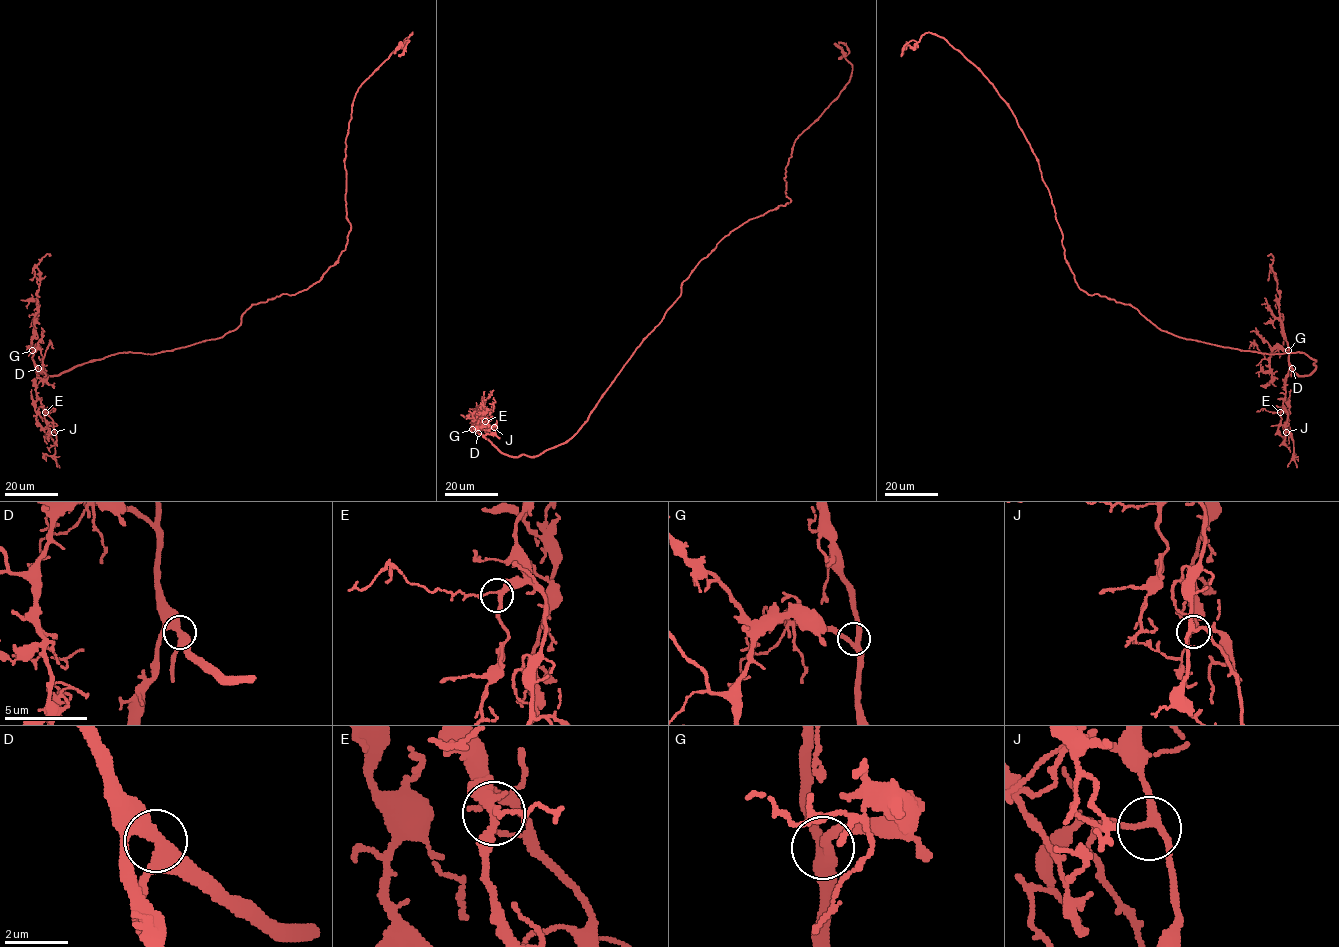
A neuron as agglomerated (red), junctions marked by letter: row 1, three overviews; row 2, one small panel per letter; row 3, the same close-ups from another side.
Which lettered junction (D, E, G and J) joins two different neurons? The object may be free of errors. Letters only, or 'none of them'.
none of them

